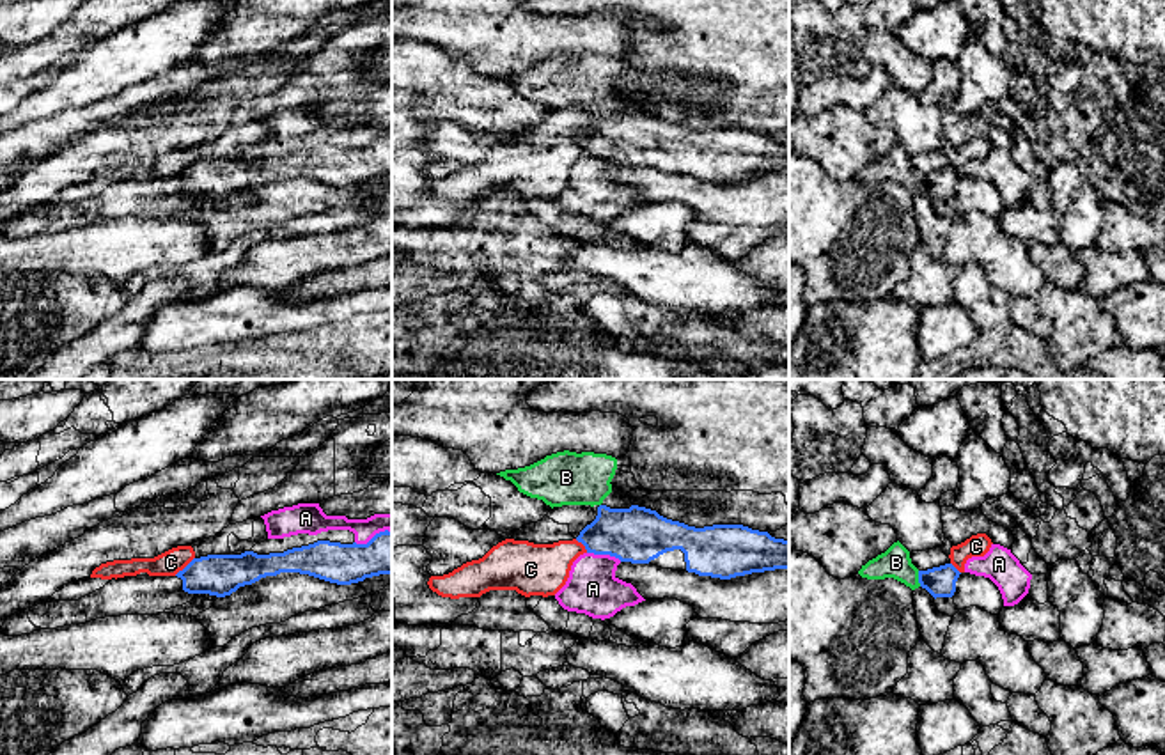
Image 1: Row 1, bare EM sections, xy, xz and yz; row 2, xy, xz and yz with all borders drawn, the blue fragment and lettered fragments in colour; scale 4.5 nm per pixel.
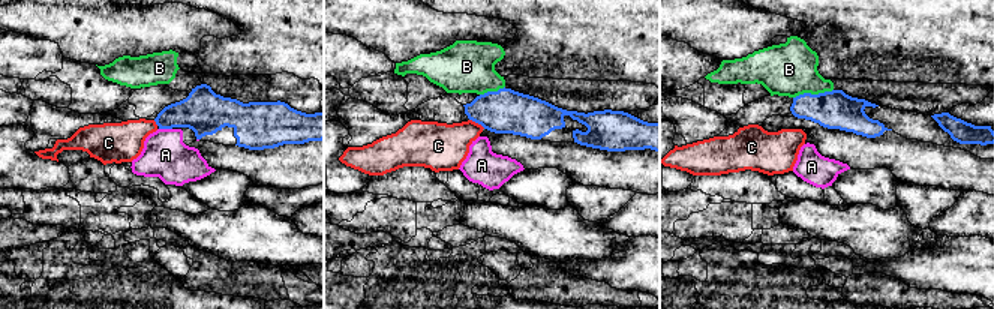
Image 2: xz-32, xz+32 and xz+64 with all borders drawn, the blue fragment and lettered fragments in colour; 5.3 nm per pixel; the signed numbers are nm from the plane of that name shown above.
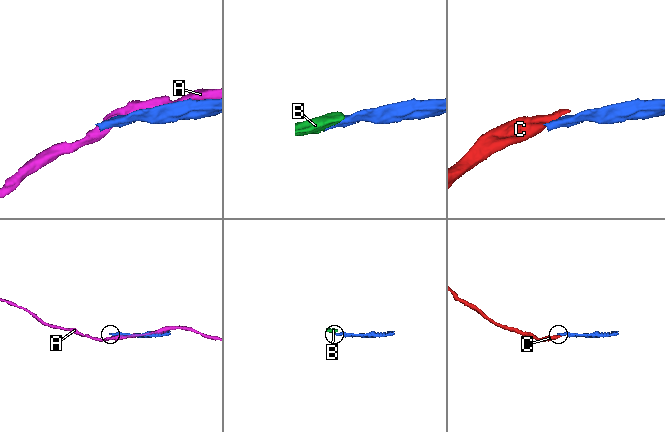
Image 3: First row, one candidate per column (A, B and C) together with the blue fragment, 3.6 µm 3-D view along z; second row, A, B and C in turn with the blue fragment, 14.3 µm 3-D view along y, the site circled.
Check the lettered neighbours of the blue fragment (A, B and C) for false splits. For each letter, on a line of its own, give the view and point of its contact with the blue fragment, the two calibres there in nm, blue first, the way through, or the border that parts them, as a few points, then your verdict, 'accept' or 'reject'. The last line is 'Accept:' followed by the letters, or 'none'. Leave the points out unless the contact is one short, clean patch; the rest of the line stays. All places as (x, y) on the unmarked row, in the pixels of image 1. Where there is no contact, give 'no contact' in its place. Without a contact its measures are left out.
A: contact xz (605, 156); calibres 260 and 240 nm; reject
B: contact yz (919, 181); calibres 140 and 140 nm; way yz (940, 185), (919, 181), (910, 179), (896, 165); accept
C: contact xy (185, 171); calibres 190 and 110 nm; border xy (194, 160), (174, 178); reject
Accept: B

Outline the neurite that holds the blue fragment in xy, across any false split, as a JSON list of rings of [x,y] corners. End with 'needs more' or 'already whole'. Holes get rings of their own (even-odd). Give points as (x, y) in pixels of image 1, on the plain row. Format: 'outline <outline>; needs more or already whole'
outline [[[379,135],[367,147],[317,144],[284,156],[207,158],[193,161],[176,179],[188,197],[225,200],[239,190],[280,175],[309,177],[337,188],[392,177],[392,135]]]; already whole

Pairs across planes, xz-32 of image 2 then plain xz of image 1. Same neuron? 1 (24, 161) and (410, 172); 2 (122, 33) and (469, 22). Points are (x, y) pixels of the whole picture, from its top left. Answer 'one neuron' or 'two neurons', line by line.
1: one neuron
2: one neuron

